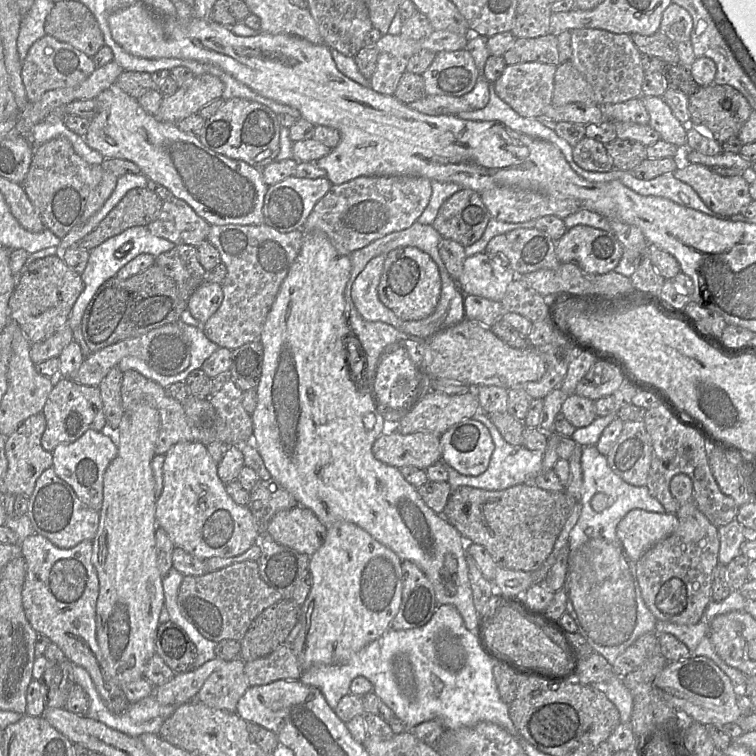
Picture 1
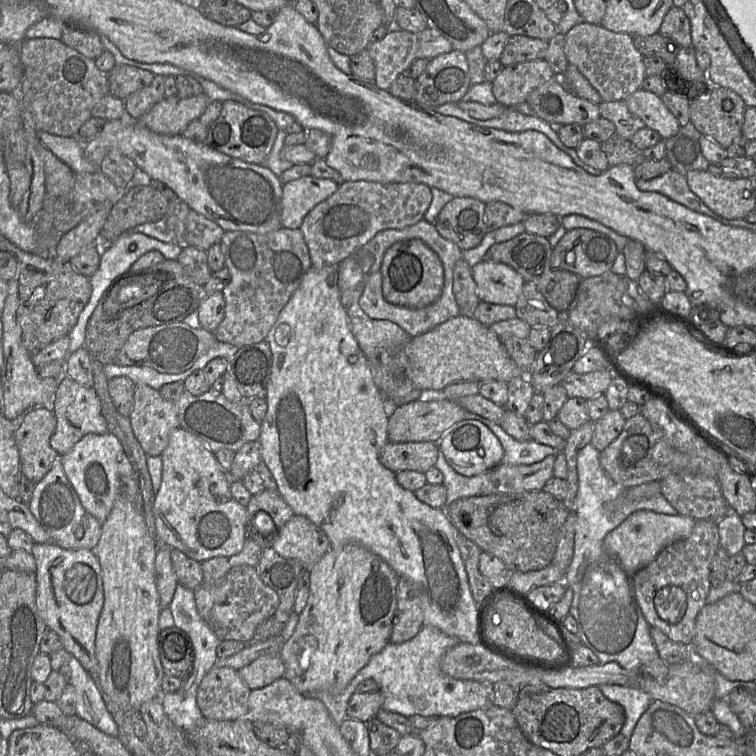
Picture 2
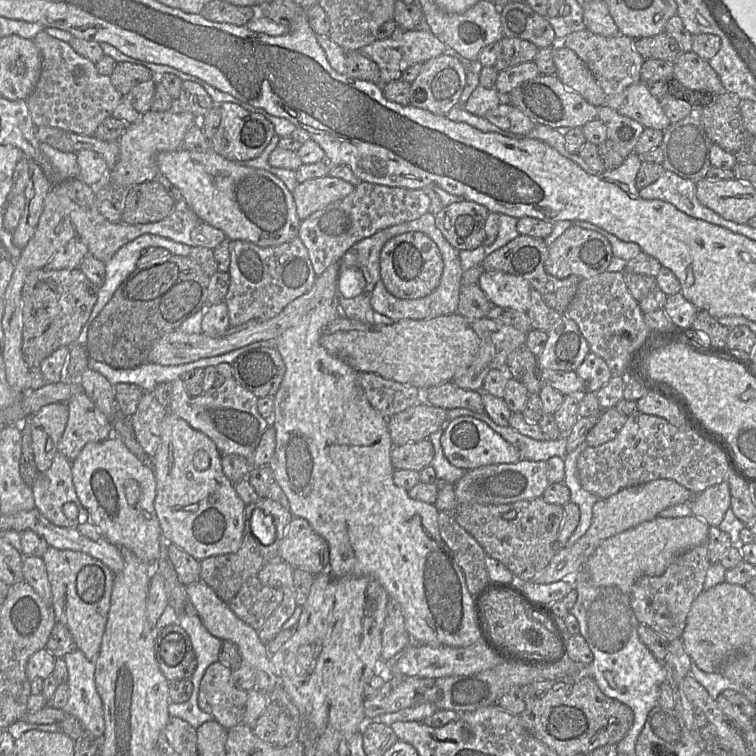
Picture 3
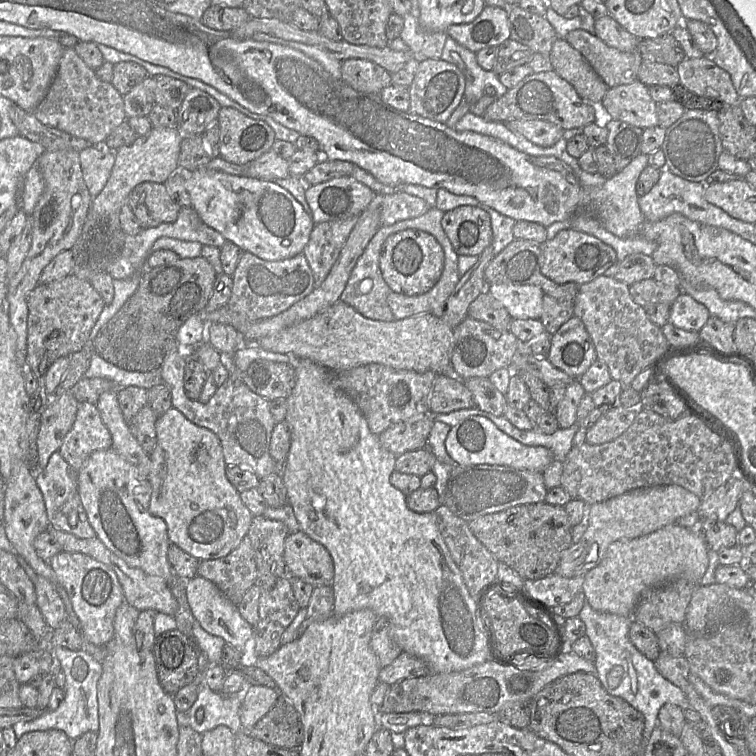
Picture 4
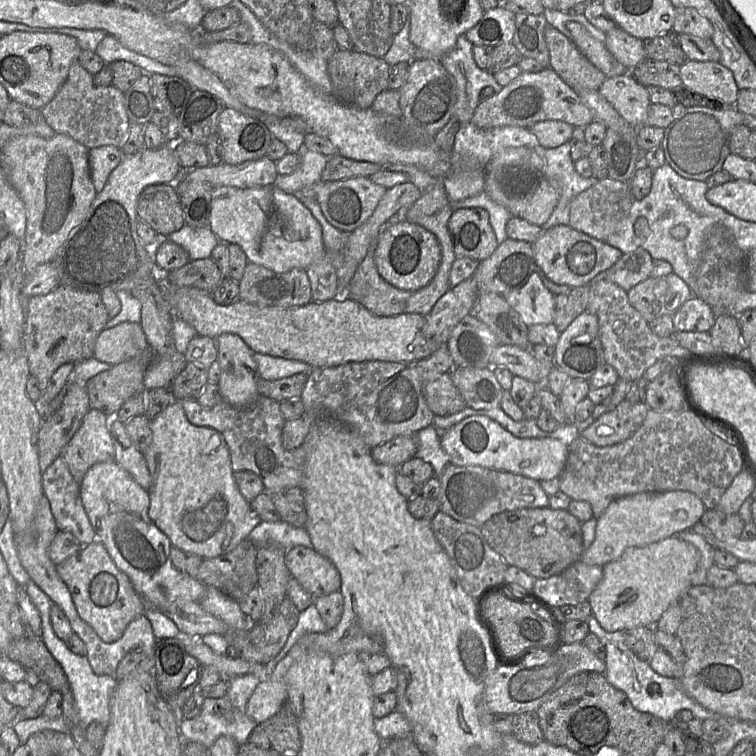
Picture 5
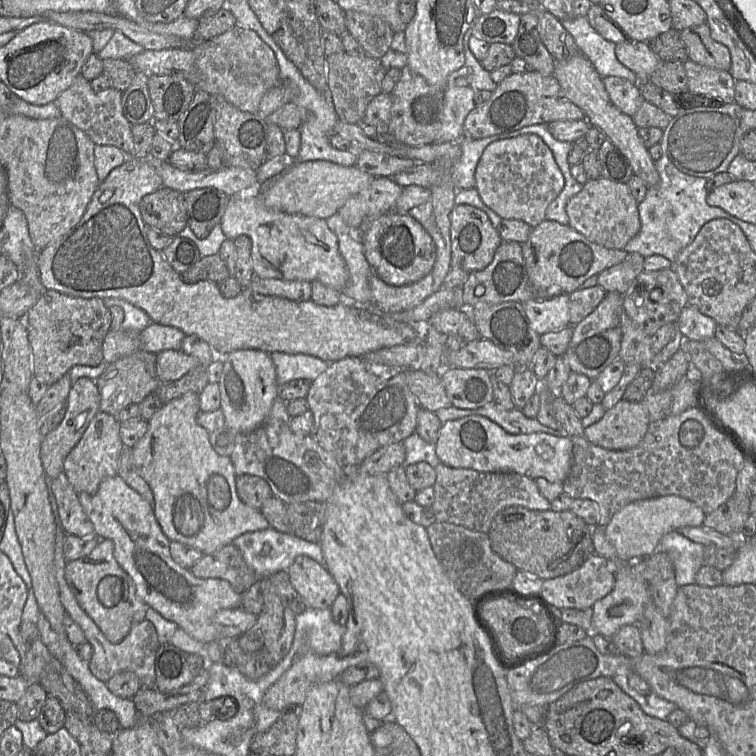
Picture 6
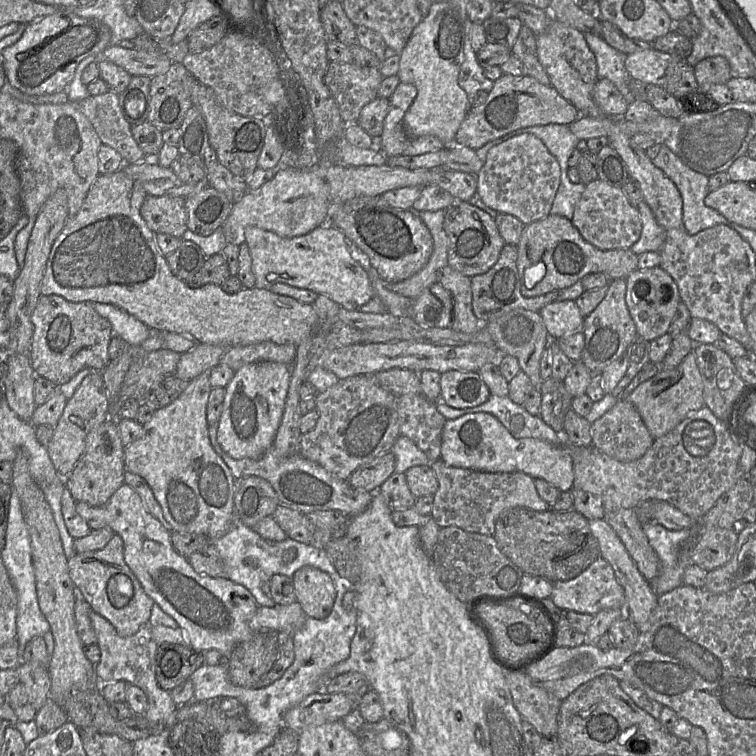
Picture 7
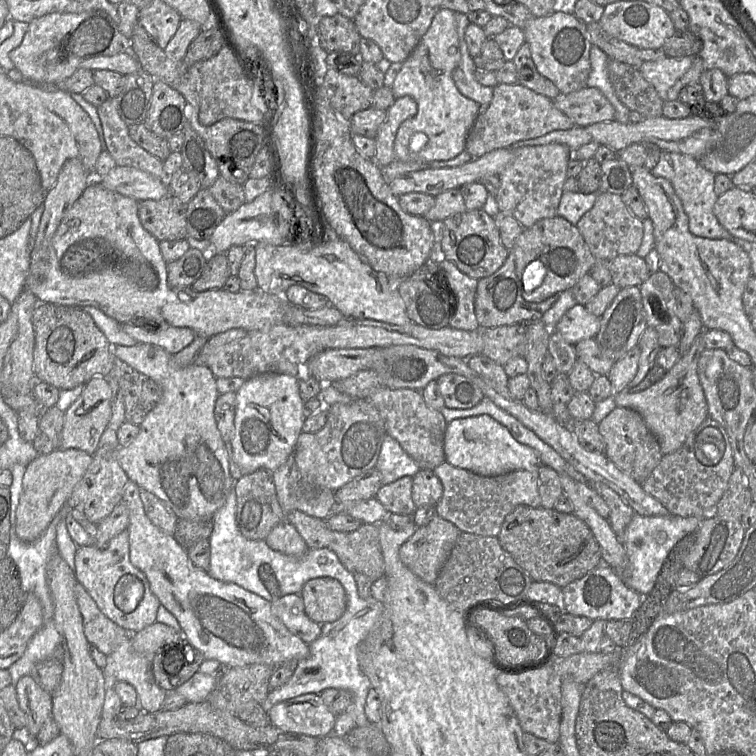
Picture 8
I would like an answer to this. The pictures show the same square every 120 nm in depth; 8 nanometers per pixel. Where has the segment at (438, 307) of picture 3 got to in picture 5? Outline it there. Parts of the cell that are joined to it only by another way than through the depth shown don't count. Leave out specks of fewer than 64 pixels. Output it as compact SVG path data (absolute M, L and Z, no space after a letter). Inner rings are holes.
M449 230L441 231L441 239L432 233L441 247L441 262L434 278L422 289L413 292L407 300L404 313L426 316L438 300L451 288L449 274L456 259Z

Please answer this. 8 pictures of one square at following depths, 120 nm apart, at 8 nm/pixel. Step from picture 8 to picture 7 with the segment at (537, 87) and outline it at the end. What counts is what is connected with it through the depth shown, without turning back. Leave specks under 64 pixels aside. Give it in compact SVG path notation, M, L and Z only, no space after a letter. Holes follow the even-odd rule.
M522 25L511 53L522 62L524 75L533 77L543 85L551 85L550 78L537 56L536 38L537 36L529 27Z

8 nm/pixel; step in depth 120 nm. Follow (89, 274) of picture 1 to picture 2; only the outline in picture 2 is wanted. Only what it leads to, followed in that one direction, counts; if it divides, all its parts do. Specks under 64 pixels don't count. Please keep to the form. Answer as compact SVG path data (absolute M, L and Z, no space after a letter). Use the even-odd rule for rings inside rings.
M132 231L121 234L116 240L101 248L99 267L89 278L92 288L90 298L81 311L75 326L68 334L70 339L70 352L84 347L87 322L110 284L119 276L127 273L130 270L131 265L142 255L152 250L160 252L166 260L176 260L182 248L171 243L162 242L145 234Z

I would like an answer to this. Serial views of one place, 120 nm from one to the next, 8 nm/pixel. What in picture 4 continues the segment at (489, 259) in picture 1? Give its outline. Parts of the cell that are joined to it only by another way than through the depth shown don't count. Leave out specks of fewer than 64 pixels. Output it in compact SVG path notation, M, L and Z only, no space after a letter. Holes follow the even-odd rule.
M490 284L486 290L509 312L512 319L539 319L544 292L532 284Z

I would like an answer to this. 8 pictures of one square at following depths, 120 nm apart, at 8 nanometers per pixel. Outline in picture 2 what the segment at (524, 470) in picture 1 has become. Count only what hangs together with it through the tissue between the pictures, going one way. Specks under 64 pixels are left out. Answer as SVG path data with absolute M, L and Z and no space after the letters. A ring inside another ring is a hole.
M466 411L465 419L477 420L485 424L499 439L504 451L500 464L531 465L542 461L549 455L557 456L557 454L561 452L532 439L527 441L517 441L507 434L500 425L476 413ZM440 449L438 451L435 467L443 474L442 484L447 491L445 506L460 498L493 494L493 486L490 481L490 471L471 477L461 475L446 462Z

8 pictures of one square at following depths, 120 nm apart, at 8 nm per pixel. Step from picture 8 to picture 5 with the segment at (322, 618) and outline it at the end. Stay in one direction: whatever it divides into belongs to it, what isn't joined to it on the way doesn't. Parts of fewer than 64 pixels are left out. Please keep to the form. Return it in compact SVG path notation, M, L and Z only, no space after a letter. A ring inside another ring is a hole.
M295 546L285 553L290 575L314 598L339 591L340 574L334 564L314 548Z

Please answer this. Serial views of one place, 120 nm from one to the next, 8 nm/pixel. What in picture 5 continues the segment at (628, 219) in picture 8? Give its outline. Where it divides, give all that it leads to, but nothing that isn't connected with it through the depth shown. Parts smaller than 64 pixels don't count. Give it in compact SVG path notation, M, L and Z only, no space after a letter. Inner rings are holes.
M605 178L578 194L570 203L569 226L601 242L619 232L627 223L634 202L630 182L621 182Z

